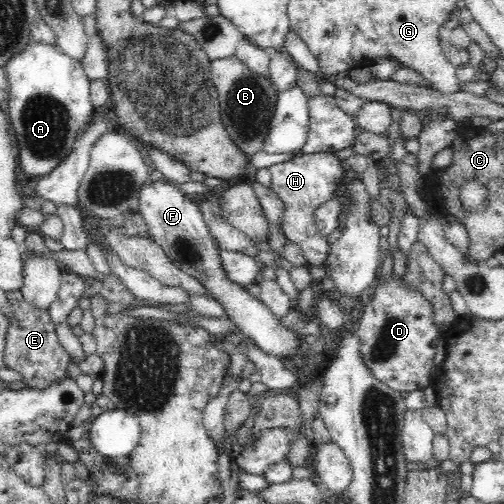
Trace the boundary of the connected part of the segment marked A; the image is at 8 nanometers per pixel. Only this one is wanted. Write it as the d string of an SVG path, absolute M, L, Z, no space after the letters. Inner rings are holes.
M32 40L21 53L15 54L4 66L7 81L10 84L10 122L20 144L20 166L30 176L48 176L71 154L76 138L91 122L95 113L92 104L89 78L81 61L65 55L54 45L38 43Z

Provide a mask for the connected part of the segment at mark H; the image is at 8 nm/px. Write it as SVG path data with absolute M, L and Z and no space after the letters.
M319 152L314 154L303 153L301 156L294 155L290 160L272 165L269 168L272 176L272 192L280 200L283 200L286 211L282 216L282 228L286 238L290 242L296 242L308 264L318 266L325 262L326 256L330 254L330 244L326 236L320 233L319 226L316 225L316 210L320 209L322 204L328 203L330 198L337 198L341 195L341 188L344 186L344 180L347 179L349 171L340 158L334 153Z

